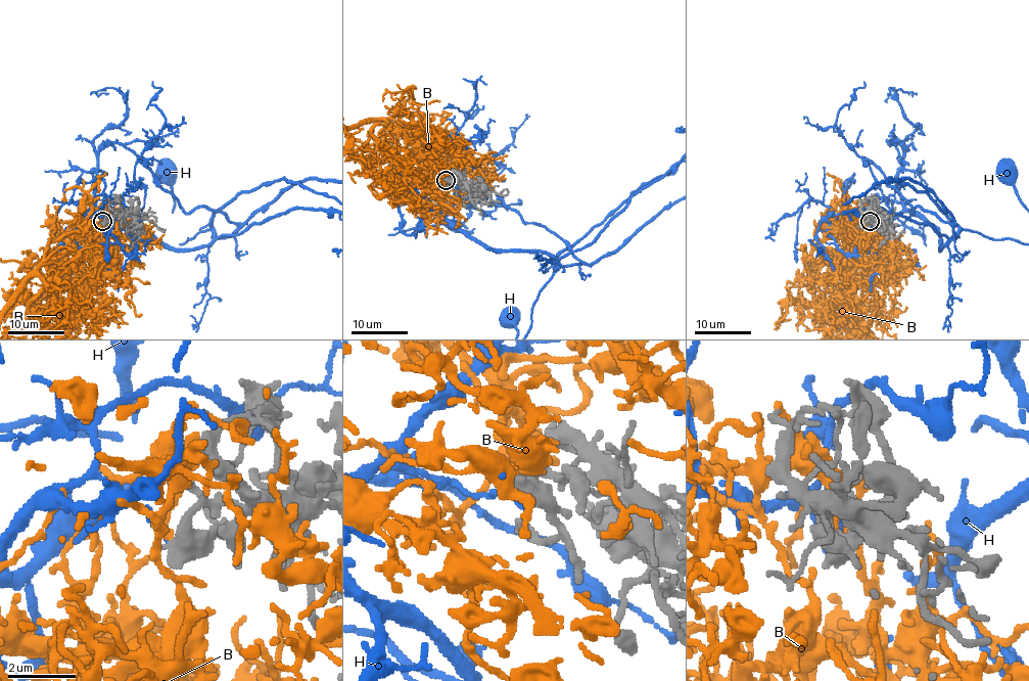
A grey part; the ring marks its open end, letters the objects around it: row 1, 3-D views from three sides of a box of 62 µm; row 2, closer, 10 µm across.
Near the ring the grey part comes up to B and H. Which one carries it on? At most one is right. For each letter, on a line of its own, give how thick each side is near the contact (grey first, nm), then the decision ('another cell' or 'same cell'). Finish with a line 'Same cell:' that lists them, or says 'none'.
B: calibres 500 and 200 nm; same cell
H: calibres 500 and 120 nm; another cell
Same cell: B

